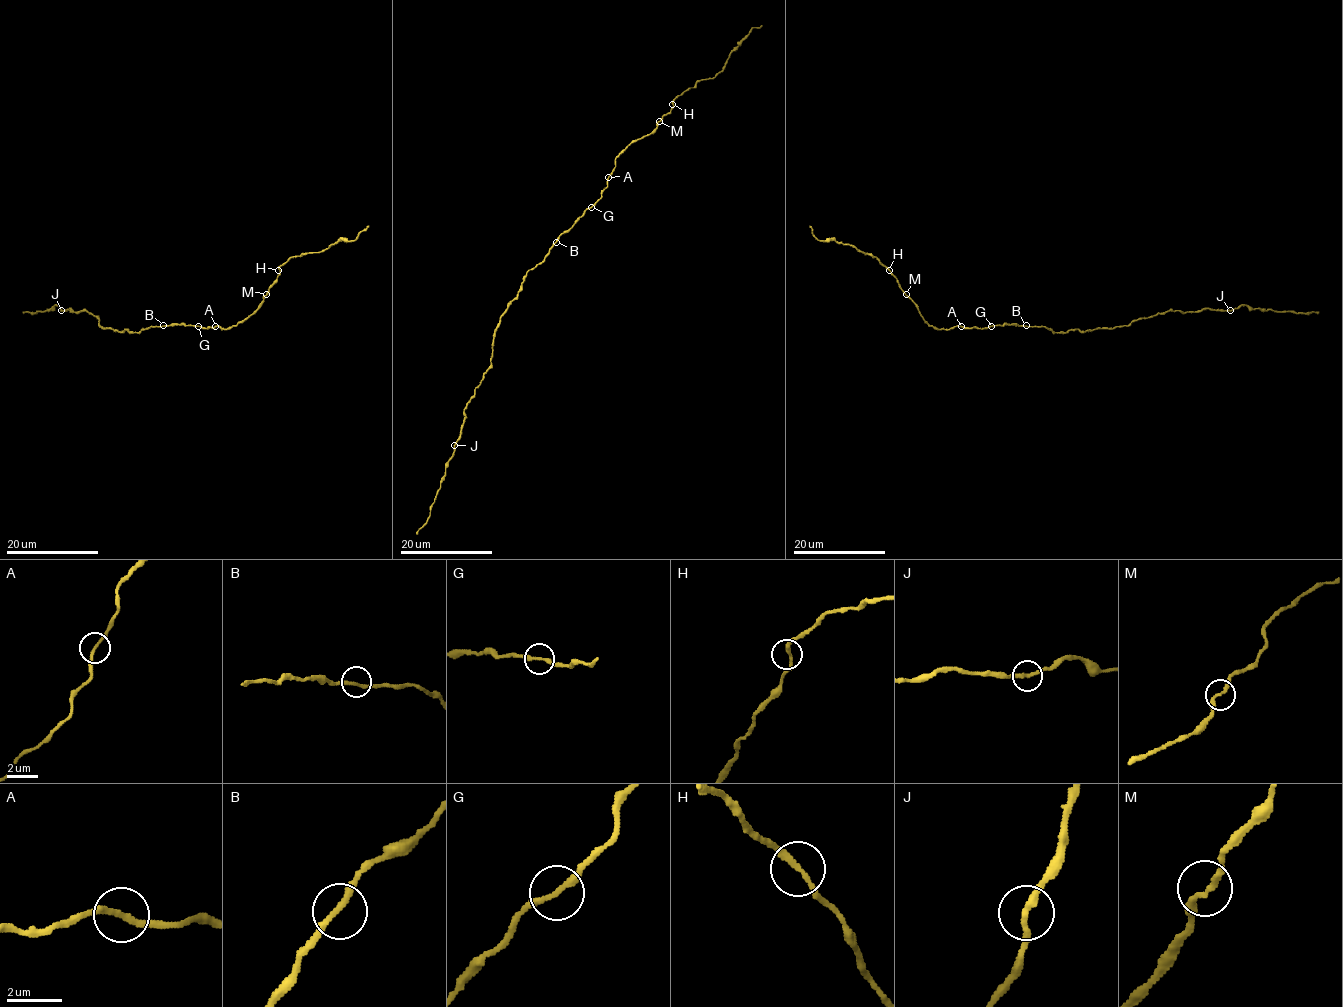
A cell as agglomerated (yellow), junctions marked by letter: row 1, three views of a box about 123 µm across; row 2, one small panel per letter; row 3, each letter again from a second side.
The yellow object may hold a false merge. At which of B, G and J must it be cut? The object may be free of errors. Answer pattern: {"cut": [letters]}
{"cut": []}

